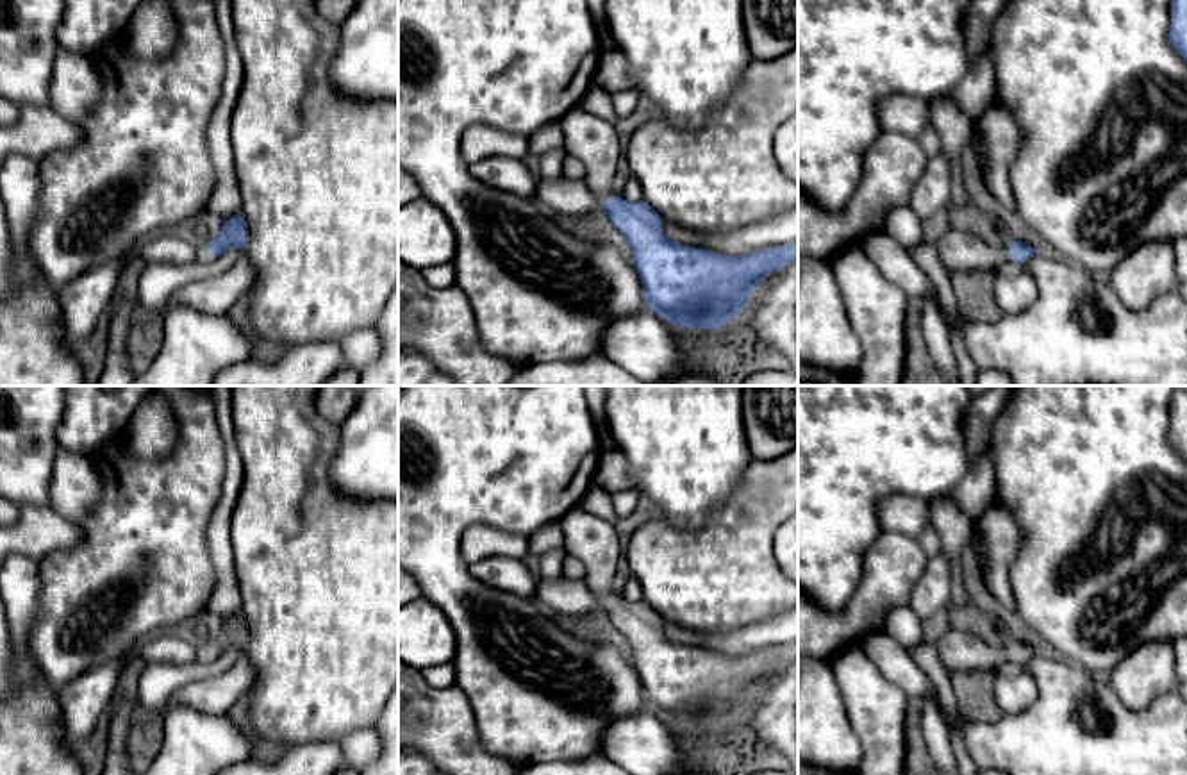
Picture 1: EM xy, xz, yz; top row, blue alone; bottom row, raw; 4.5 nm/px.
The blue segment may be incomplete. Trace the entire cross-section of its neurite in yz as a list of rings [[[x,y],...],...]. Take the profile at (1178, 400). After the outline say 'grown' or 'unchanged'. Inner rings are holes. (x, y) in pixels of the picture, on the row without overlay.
[[[1187,386],[1173,389],[1169,441],[1187,461]]]; unchanged

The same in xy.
[[[234,614],[223,623],[221,632],[212,641],[198,641],[196,662],[209,662],[225,654],[230,646],[237,646],[245,654],[248,641],[246,621],[241,614]]]; grown

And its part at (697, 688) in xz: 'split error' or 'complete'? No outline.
split error

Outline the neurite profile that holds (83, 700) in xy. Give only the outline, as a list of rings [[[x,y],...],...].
[[[129,654],[95,664],[57,689],[61,725],[70,746],[82,743],[102,714],[112,707],[118,677]]]

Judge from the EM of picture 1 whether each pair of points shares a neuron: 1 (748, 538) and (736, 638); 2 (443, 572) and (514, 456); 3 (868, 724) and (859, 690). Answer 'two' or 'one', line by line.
1: two
2: one
3: one

